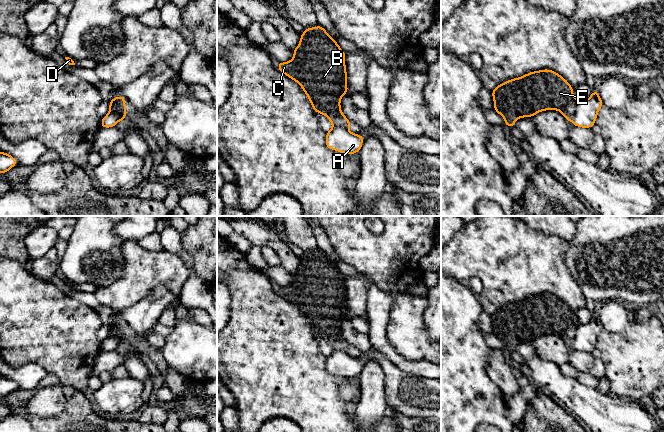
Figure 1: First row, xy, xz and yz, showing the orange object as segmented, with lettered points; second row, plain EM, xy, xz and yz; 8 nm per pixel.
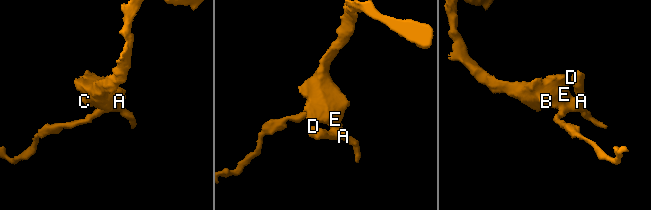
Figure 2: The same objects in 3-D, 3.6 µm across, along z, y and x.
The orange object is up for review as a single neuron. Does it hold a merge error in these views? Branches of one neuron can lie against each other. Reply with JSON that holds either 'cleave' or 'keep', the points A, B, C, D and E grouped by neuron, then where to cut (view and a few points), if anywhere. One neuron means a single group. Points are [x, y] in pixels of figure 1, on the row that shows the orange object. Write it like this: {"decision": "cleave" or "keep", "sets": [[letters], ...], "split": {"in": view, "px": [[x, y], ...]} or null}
{"decision": "cleave", "sets": [["A", "D"], ["B", "C", "E"]], "split": {"in": "yz", "px": [[578, 100], [575, 112], [570, 120]]}}

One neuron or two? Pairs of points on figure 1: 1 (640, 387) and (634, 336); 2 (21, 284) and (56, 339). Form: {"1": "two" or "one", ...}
{"1": "one", "2": "one"}

